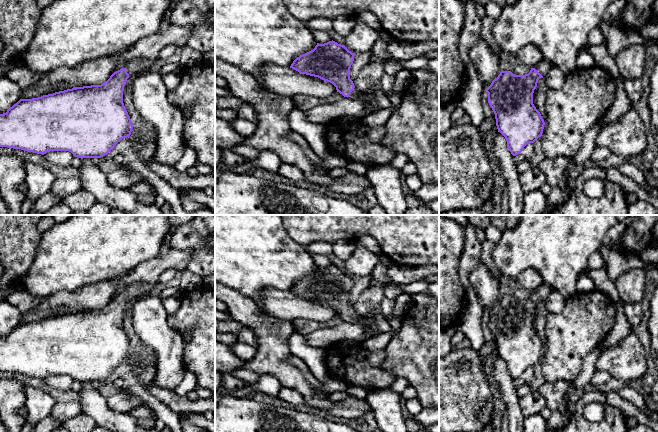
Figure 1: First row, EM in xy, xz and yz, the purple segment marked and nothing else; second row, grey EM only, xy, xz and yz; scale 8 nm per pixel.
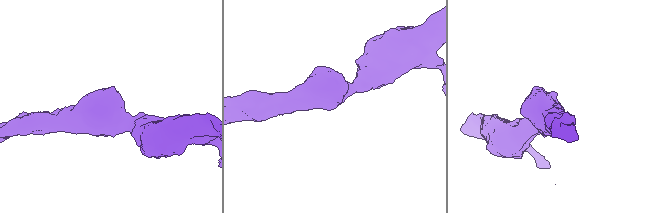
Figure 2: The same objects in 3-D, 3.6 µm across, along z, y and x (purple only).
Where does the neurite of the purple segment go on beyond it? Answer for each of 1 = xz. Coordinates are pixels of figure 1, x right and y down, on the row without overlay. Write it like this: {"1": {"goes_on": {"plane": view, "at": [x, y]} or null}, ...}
{"1": {"goes_on": {"plane": "xz", "at": [356, 318]}}}

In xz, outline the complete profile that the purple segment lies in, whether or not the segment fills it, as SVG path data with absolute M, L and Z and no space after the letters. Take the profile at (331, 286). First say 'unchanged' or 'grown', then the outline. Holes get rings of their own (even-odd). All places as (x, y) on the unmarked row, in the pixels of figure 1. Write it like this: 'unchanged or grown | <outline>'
grown | M335 265L319 268L305 278L297 281L290 292L300 298L318 301L332 307L337 316L352 324L361 324L369 330L374 326L365 315L355 312L350 303L350 292L353 288L355 278L344 269Z

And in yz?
grown | M543 282L525 299L501 295L486 313L498 356L505 361L513 380L542 360L545 346L533 328L533 317L538 304L546 300L553 290Z

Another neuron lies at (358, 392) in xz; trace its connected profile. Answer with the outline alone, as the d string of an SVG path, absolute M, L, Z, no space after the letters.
M347 384L347 389L346 389L348 395L353 396L357 399L366 399L367 395L368 395L368 391L365 390L362 387L358 387L358 386L353 386L350 384Z

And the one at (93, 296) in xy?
M171 249L164 256L157 256L139 264L128 275L120 279L89 284L75 291L54 293L43 298L37 308L41 310L64 308L71 312L101 309L110 302L120 285L126 288L136 282L155 284L160 274L167 269L185 270L191 256L192 253L188 250Z

